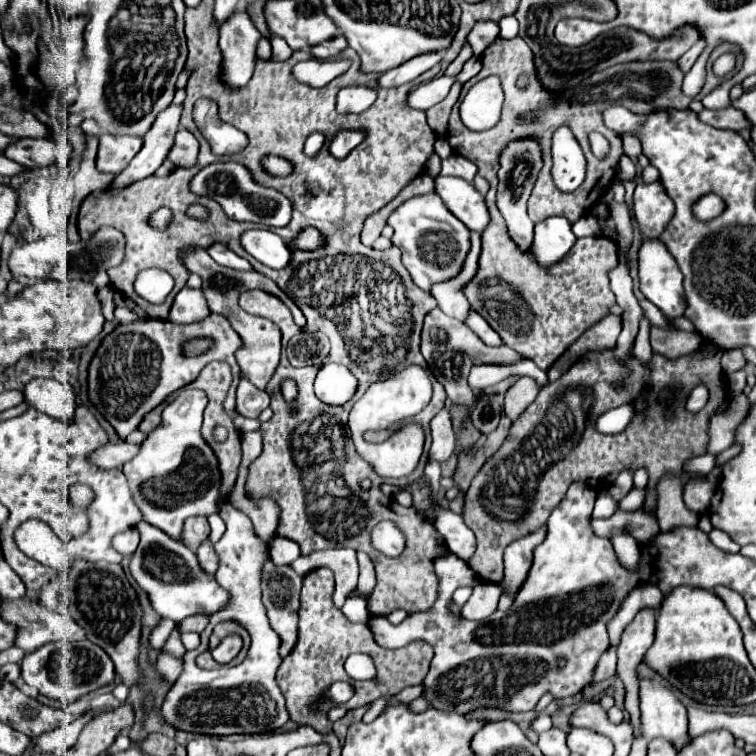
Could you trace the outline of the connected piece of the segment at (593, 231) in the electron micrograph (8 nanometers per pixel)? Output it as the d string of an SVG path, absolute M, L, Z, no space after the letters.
M584 214L584 218L578 220L578 222L572 226L572 232L576 234L576 238L582 238L582 236L600 236L600 234L602 234L602 228L600 228L600 224L594 220L592 214Z

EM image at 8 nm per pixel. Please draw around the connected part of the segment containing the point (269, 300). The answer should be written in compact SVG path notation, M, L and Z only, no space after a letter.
M257 289L242 292L238 304L248 314L262 316L262 318L268 318L274 322L282 330L282 348L286 348L286 342L290 340L290 336L294 336L298 332L298 326L292 322L290 310L270 293Z

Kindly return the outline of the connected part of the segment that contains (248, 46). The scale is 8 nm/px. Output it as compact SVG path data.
M236 10L220 26L220 50L224 56L222 78L230 86L244 86L254 72L256 42L260 32L256 30L252 18L246 10Z

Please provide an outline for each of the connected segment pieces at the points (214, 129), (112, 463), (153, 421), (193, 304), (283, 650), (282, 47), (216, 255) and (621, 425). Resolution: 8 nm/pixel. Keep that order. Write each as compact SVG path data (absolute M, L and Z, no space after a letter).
M198 100L192 116L200 134L210 142L213 153L231 155L240 152L248 144L248 138L242 130L218 118L218 106L212 100Z
M104 444L90 454L90 462L100 470L112 470L122 468L122 464L132 460L134 454L138 454L138 444Z
M164 401L148 414L146 414L140 423L139 430L144 433L151 432L161 422L161 414L166 406L167 401Z
M182 288L174 298L168 322L172 322L172 324L192 324L192 322L202 320L206 314L208 314L208 306L206 306L202 292L192 290L192 288Z
M270 558L262 566L262 602L272 628L280 634L280 658L286 658L298 634L298 596L302 578L290 566L276 566Z
M272 38L272 58L274 60L288 60L292 50L290 46L286 46L286 42L282 42L282 38Z
M214 244L208 248L208 254L220 264L220 266L226 266L226 268L234 268L234 270L252 270L252 266L248 264L248 260L236 256L232 250L228 250L226 246L222 244Z
M620 406L620 408L614 408L614 410L608 410L604 412L598 422L596 422L596 428L598 432L602 434L616 434L620 430L624 430L628 424L630 424L630 418L632 418L634 410L632 406Z

